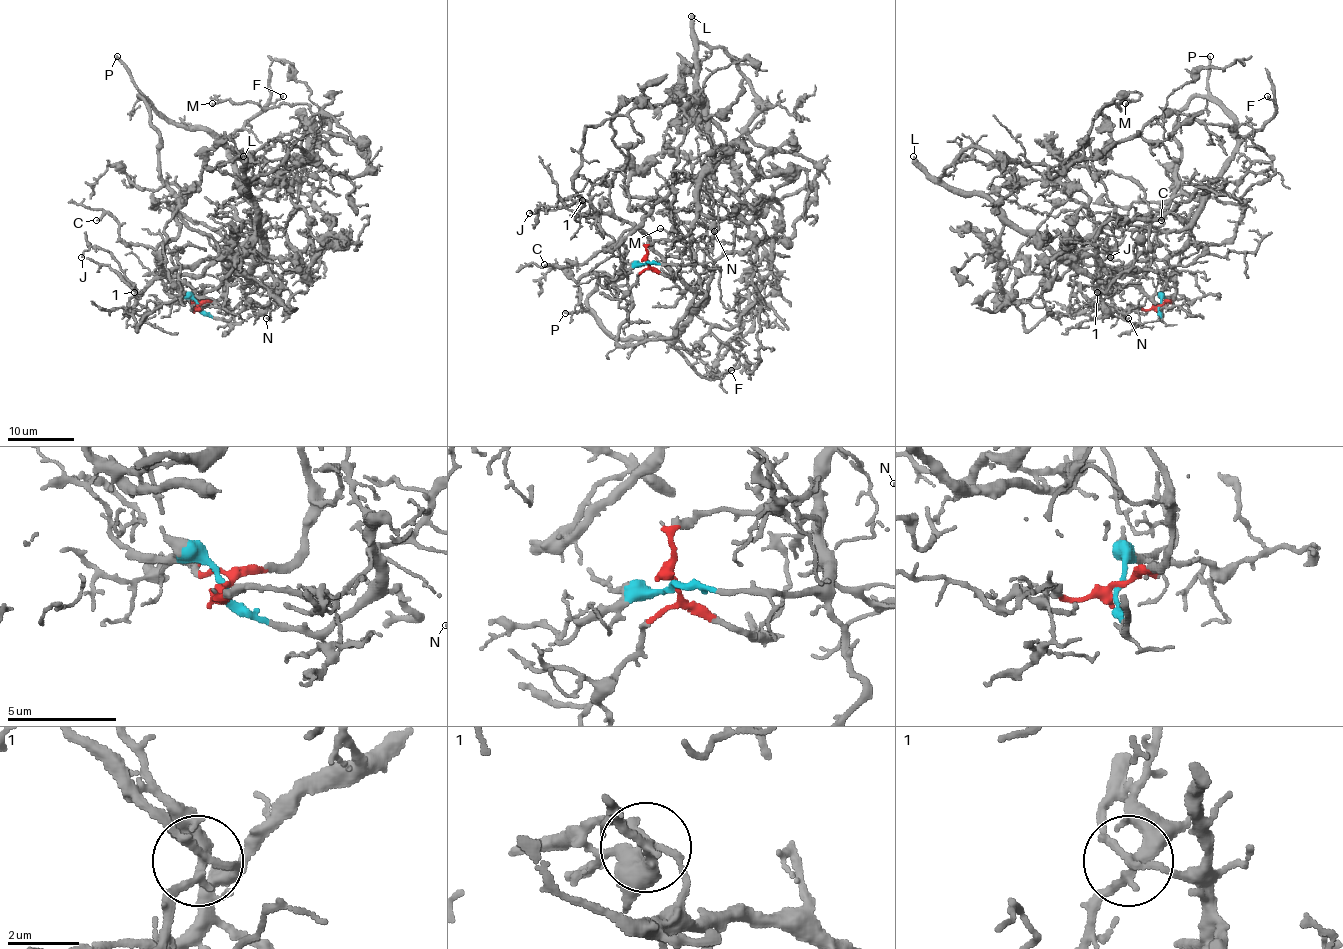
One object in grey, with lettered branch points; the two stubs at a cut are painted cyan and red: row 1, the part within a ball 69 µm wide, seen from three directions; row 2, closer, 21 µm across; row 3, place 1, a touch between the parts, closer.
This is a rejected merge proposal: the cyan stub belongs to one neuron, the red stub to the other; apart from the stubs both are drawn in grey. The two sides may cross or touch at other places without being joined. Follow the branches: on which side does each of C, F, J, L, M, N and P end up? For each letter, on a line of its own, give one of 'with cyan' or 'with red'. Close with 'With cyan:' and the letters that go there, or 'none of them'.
C: with red
F: with red
J: with cyan
L: with cyan
M: with cyan
N: with cyan
P: with red
With cyan: J, L, M, N

